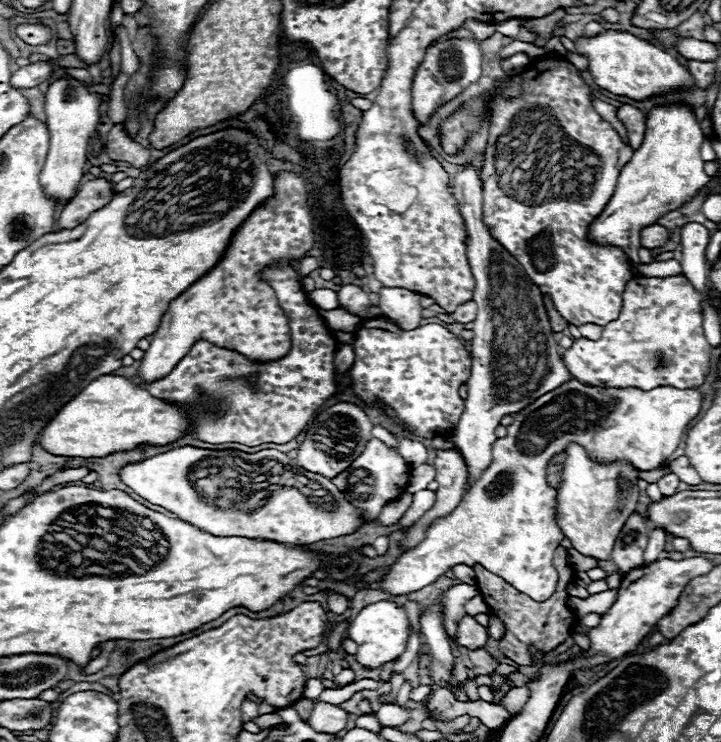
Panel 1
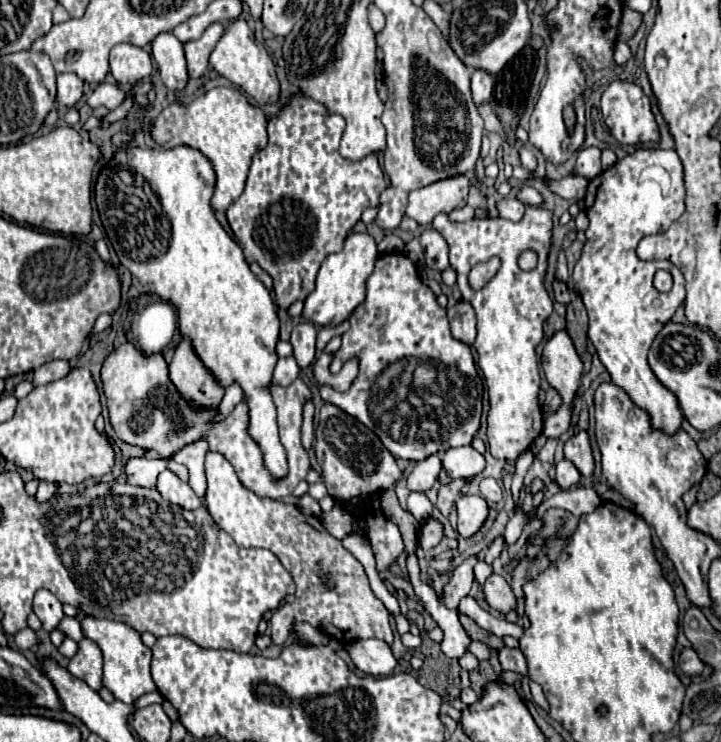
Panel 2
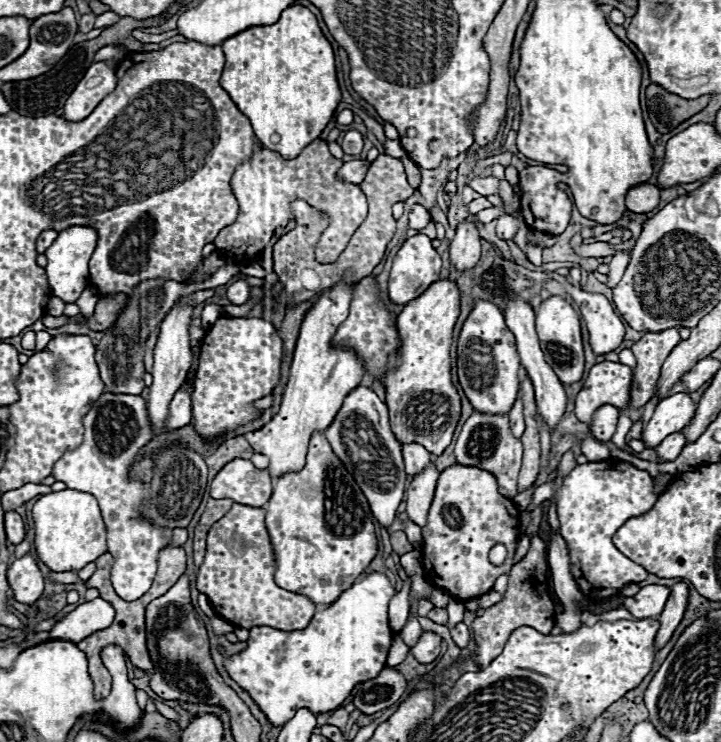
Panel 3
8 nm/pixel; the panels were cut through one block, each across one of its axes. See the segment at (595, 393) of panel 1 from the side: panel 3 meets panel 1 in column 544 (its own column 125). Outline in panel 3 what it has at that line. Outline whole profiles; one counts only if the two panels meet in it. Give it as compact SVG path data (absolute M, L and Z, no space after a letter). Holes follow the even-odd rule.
M104 392L84 416L84 440L78 448L66 450L54 464L52 476L64 482L66 488L92 494L102 510L108 530L108 552L114 556L112 586L124 600L138 600L148 592L156 576L156 556L168 544L172 530L156 528L138 512L148 484L128 478L128 468L134 464L136 452L146 446L154 432L150 430L146 400L142 396L118 396Z

